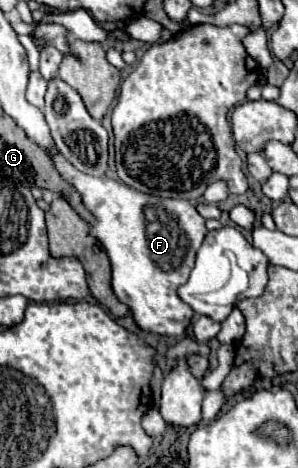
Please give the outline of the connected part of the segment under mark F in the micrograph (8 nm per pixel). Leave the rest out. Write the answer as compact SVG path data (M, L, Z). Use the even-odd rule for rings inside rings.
M57 153L53 161L63 179L75 185L85 207L97 219L91 227L91 235L95 235L107 249L117 299L131 309L135 323L143 331L169 337L183 335L195 311L179 299L177 287L189 279L195 255L207 235L205 219L189 201L153 197L113 179L85 175L65 161L61 153Z

